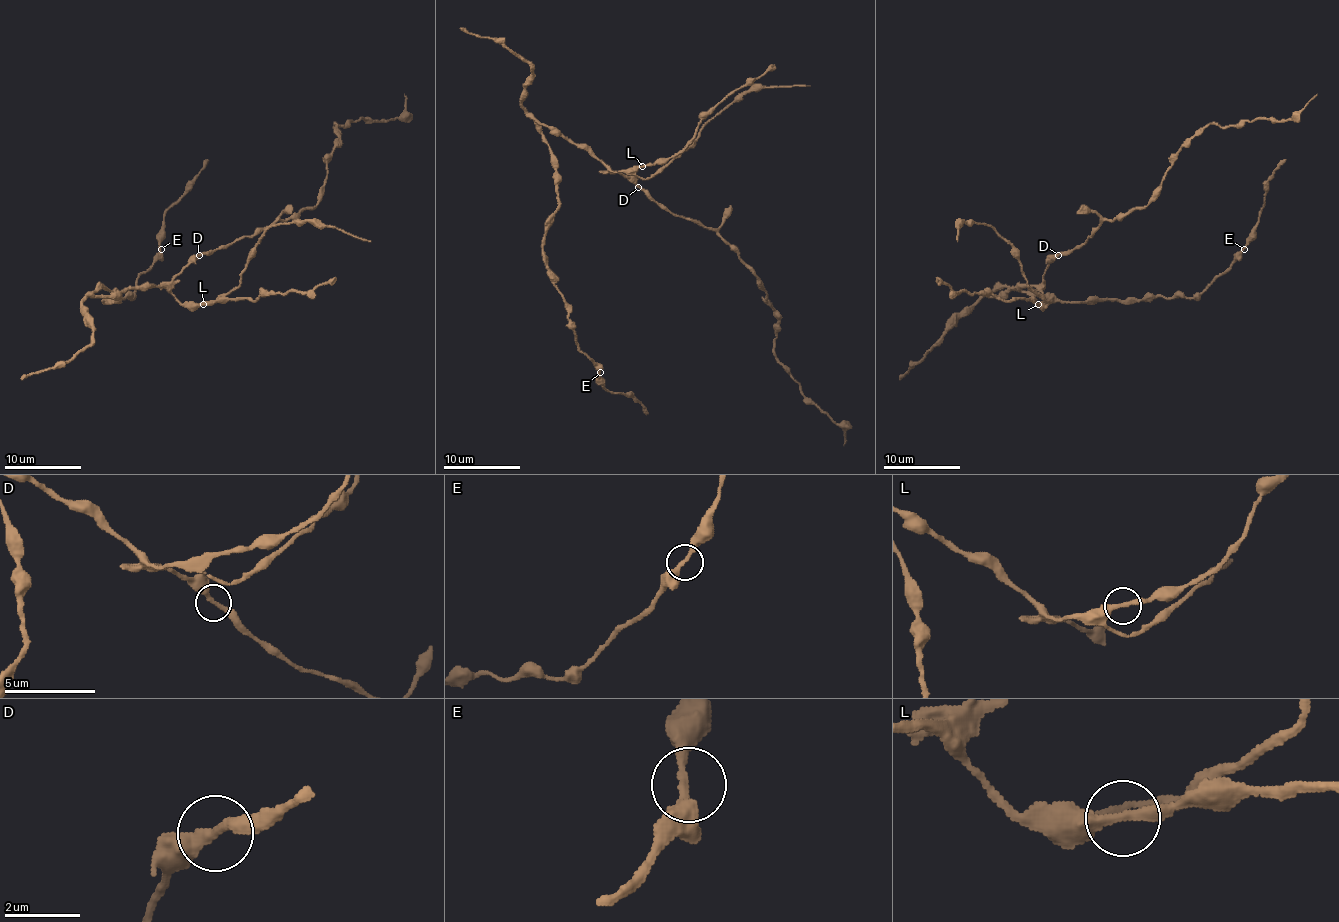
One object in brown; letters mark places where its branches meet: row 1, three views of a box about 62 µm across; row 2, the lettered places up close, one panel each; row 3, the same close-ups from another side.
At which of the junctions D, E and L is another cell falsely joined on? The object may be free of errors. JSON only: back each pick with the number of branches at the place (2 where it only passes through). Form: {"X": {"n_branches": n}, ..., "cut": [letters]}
{"cut": []}

